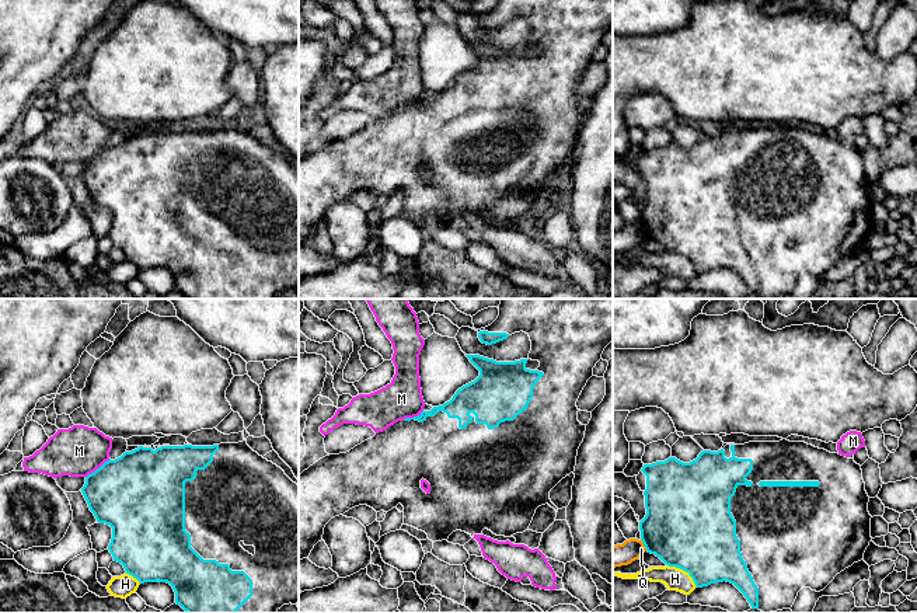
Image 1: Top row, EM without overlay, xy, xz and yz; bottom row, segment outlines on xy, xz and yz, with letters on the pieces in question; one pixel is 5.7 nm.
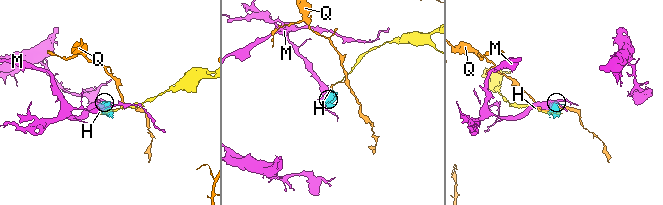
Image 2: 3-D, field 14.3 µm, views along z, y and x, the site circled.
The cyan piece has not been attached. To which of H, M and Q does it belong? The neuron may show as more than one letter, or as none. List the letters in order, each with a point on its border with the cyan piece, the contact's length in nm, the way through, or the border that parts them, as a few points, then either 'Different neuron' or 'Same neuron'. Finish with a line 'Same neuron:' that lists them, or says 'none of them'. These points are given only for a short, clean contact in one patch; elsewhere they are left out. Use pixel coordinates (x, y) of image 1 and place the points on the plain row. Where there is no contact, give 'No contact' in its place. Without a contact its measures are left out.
H: Touches cyan at yz (684, 256). Shared border 220 nm. Different neuron
M: Touches cyan at xy (97, 155). Shared border 180 nm. Boundary: xy (110, 145), (86, 163). Different neuron
Q: Touches cyan at yz (644, 230). Shared border 80 nm. Boundary: yz (641, 225), (647, 236). Different neuron
Same neuron: none of them

